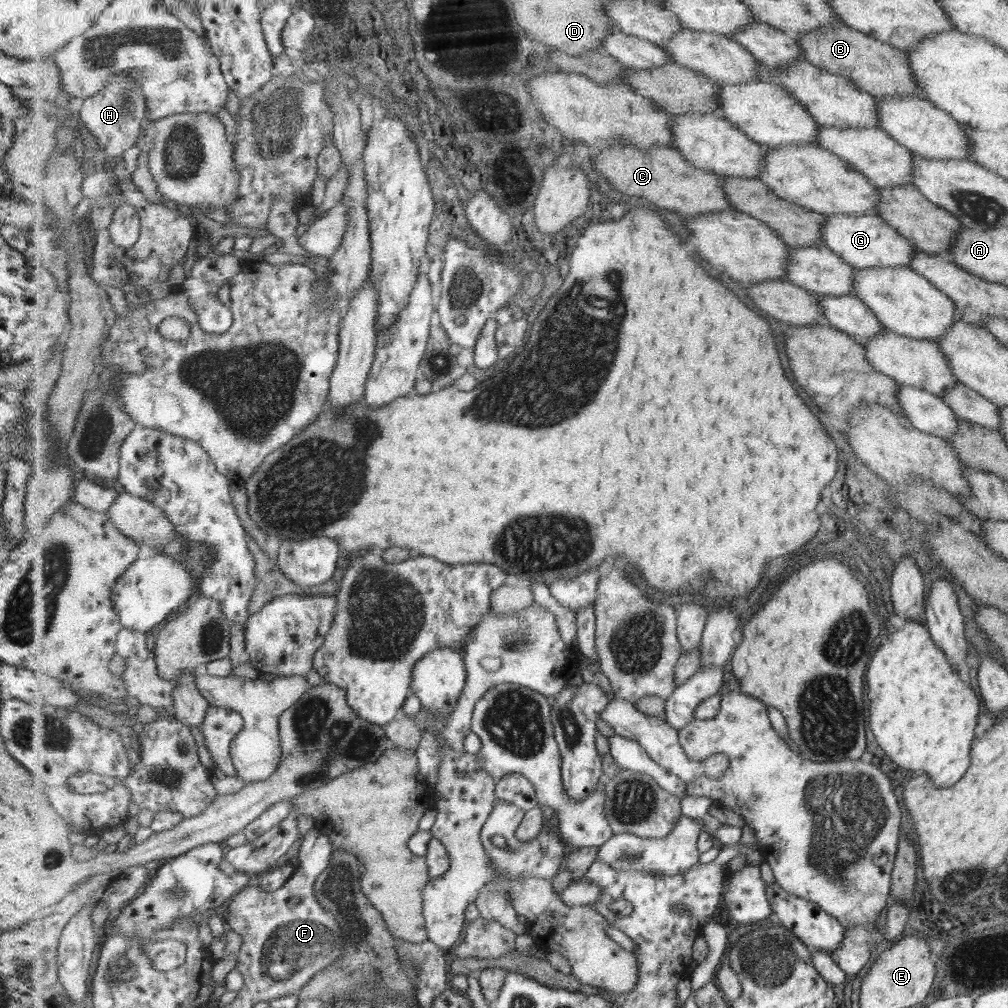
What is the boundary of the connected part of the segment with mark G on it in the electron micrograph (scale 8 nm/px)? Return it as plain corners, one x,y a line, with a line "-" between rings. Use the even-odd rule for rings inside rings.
825,214
828,221
823,227
823,245
840,254
845,262
857,269
876,266
905,266
917,252
912,243
900,235
889,223
877,215
857,216
845,214

